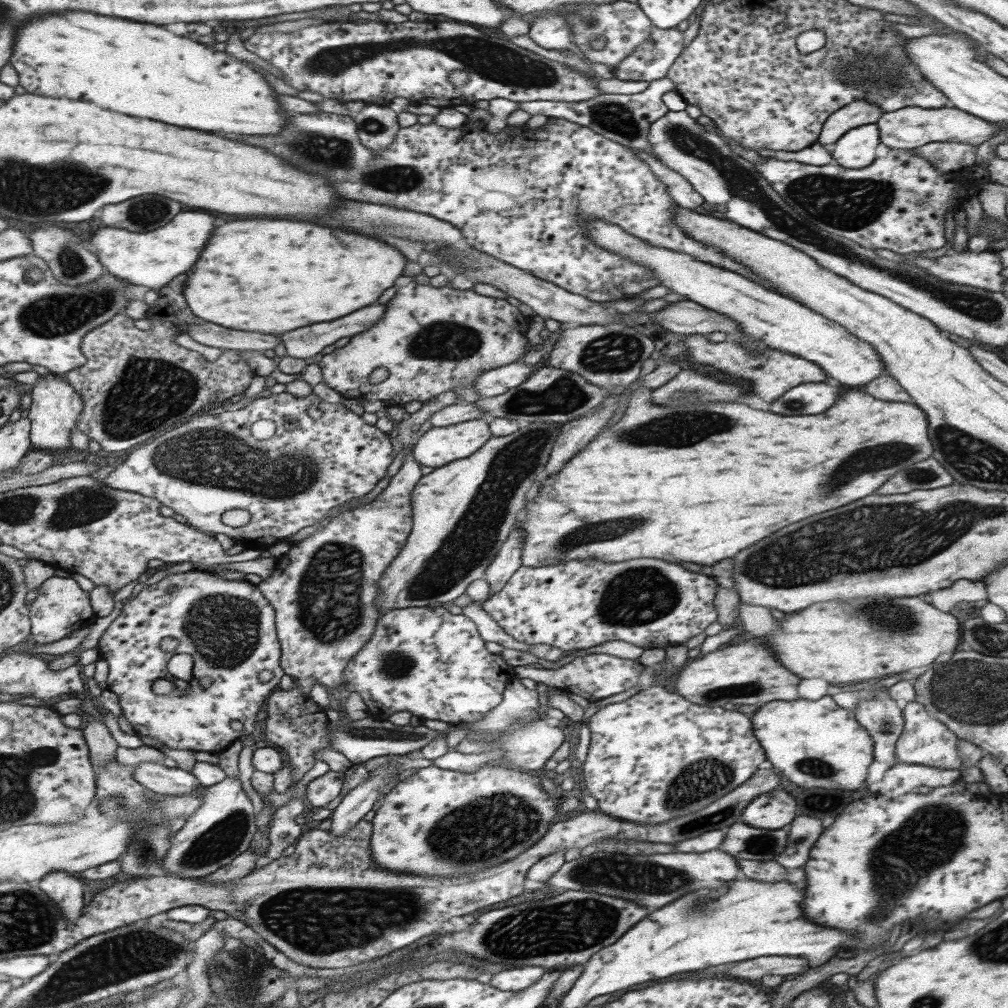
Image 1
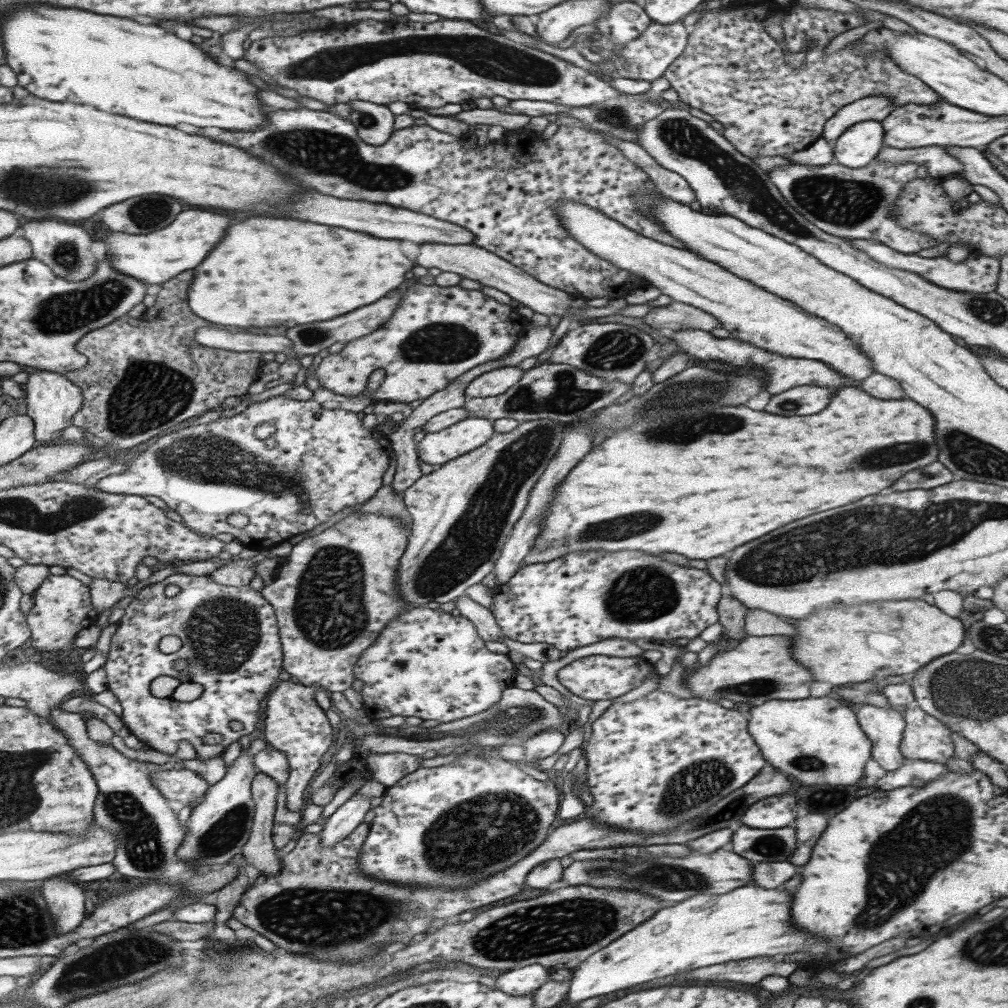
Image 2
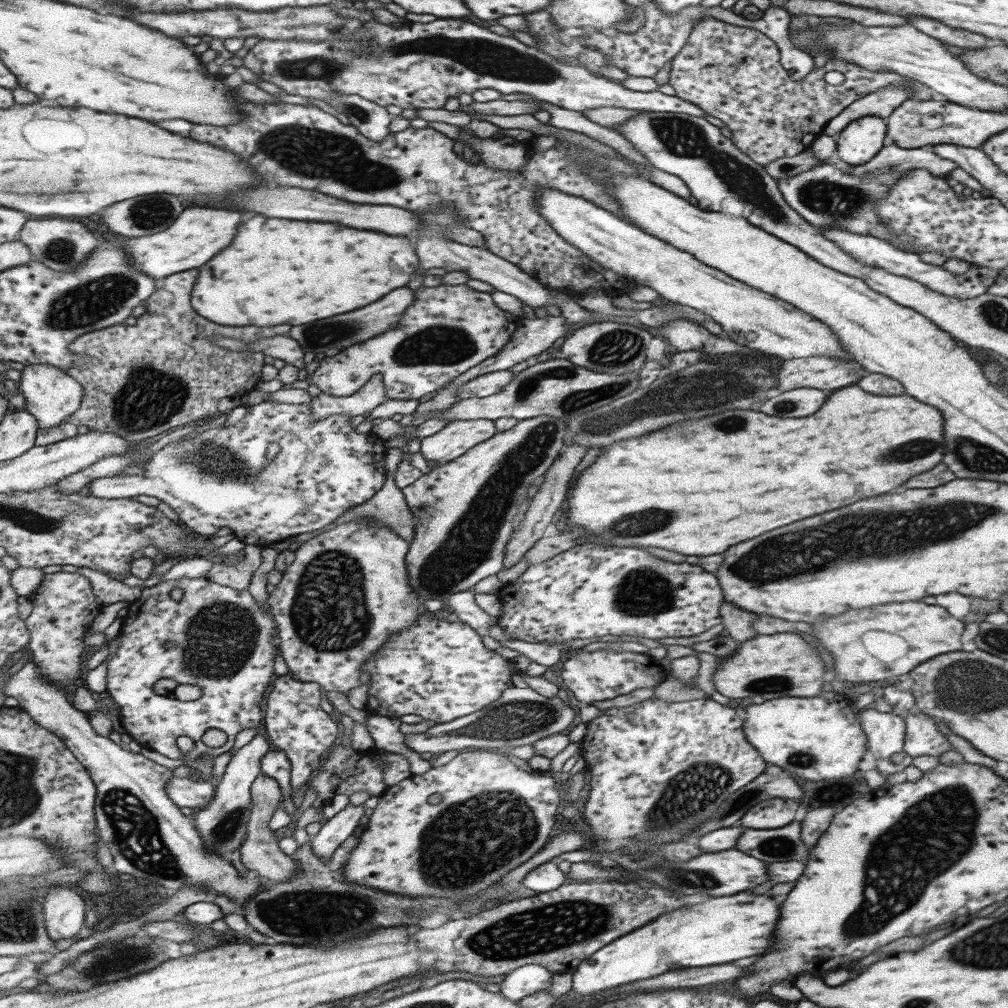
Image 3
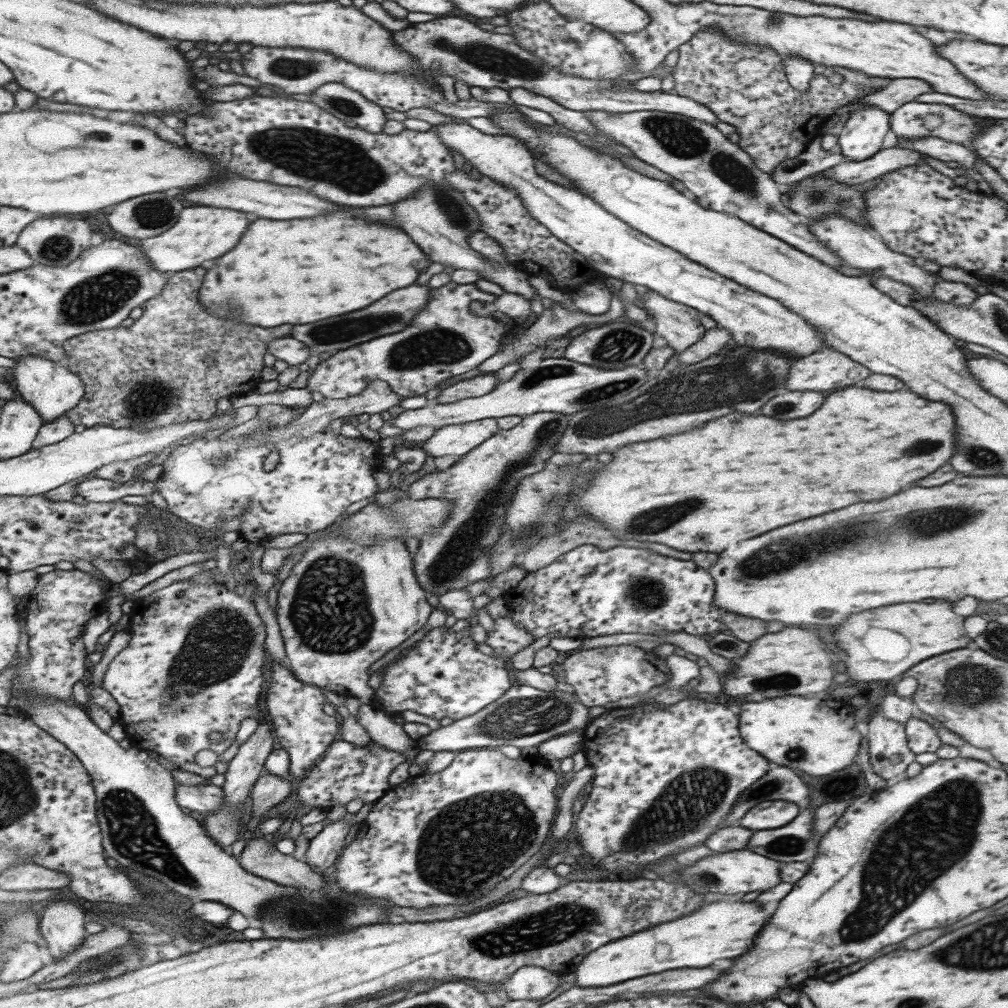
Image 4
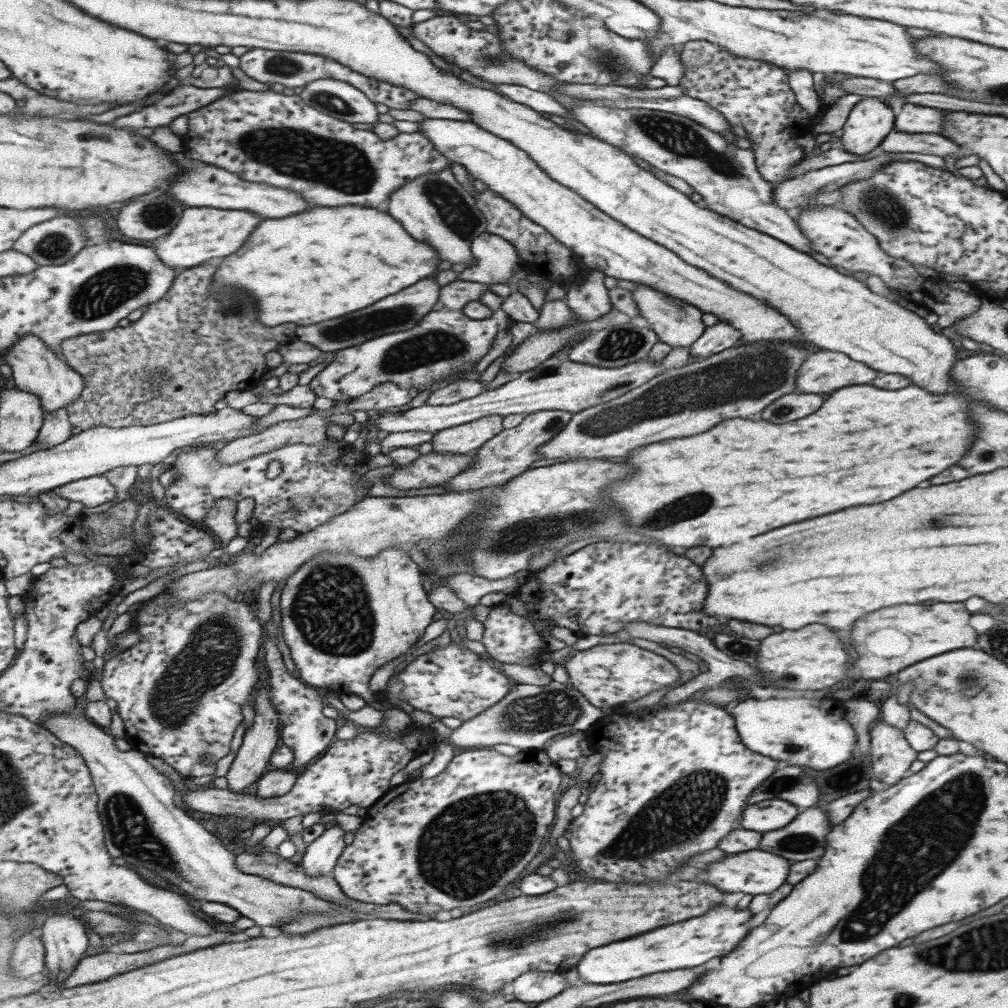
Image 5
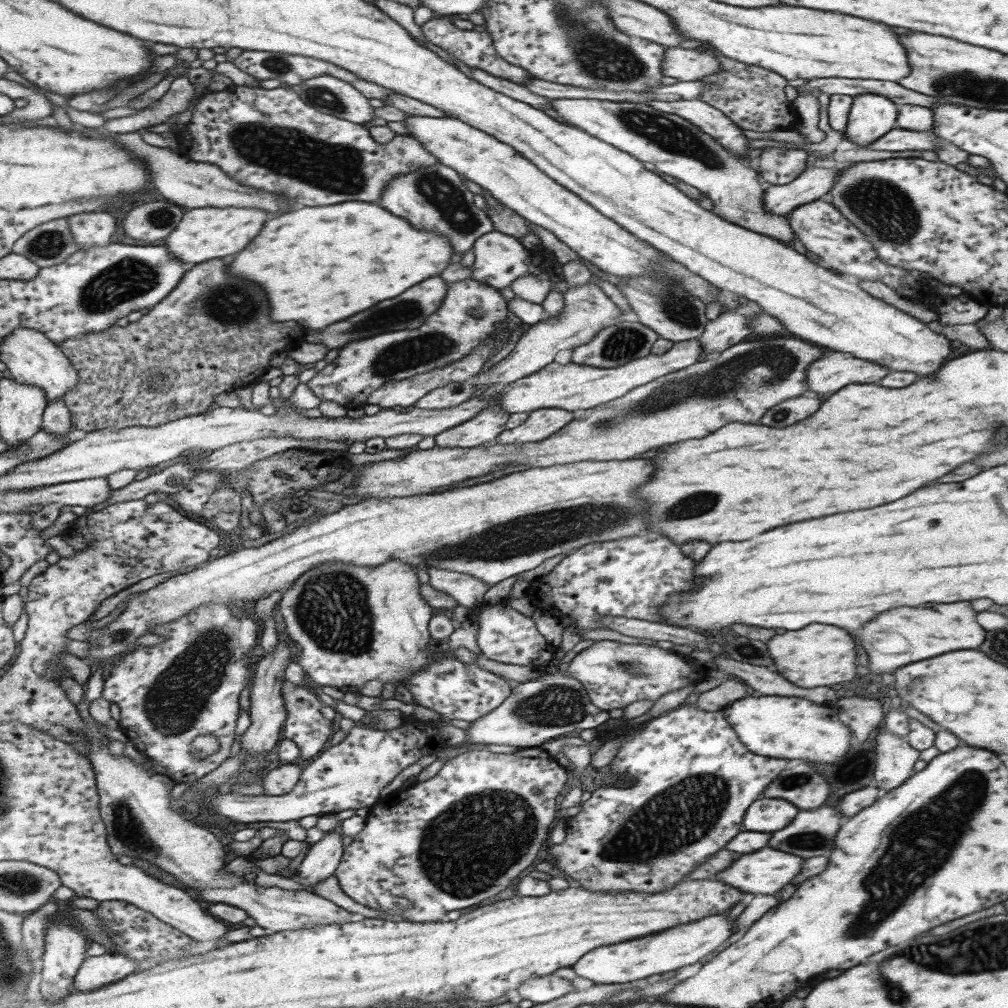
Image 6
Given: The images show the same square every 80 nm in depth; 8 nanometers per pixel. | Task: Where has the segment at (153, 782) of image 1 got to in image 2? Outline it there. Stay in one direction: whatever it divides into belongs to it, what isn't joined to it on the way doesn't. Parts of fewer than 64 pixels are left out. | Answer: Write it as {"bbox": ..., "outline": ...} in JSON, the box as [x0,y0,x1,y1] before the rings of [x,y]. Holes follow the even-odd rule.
{"bbox":[152,769,210,806],"outline":[[[189,769],[160,770],[159,772],[154,772],[152,775],[154,776],[154,785],[157,785],[159,790],[162,790],[163,794],[169,800],[178,800],[179,802],[183,802],[183,804],[189,806],[198,804],[210,789],[207,780],[203,780],[203,778],[197,773],[192,772]]]}

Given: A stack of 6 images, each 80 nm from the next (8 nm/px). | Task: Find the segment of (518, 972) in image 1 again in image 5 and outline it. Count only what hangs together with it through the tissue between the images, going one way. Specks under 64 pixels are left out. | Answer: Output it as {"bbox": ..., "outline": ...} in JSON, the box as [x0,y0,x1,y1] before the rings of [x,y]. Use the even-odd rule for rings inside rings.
{"bbox":[507,971,568,1003],"outline":[[[529,971],[520,974],[516,980],[513,980],[507,990],[513,994],[517,1001],[538,1003],[553,998],[567,986],[568,984],[559,972]]]}

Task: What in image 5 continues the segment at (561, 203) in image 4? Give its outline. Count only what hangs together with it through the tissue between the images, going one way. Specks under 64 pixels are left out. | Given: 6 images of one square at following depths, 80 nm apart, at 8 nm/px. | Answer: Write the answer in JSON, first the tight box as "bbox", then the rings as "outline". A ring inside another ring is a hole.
{"bbox":[418,118,807,344],"outline":[[[434,118],[421,120],[418,132],[428,138],[433,148],[449,162],[460,164],[471,179],[483,182],[487,186],[486,188],[508,200],[525,218],[542,226],[557,242],[577,255],[588,270],[602,272],[604,276],[611,276],[611,278],[644,284],[673,298],[691,303],[693,306],[699,307],[699,310],[702,310],[703,313],[714,314],[717,320],[733,325],[741,333],[741,338],[747,343],[755,342],[755,340],[777,340],[777,342],[807,344],[797,334],[797,330],[791,326],[791,322],[787,318],[783,318],[781,314],[777,314],[773,308],[769,308],[768,304],[765,304],[762,300],[757,300],[751,294],[739,292],[736,288],[731,288],[728,284],[709,276],[701,269],[683,262],[676,254],[673,254],[673,251],[643,238],[640,234],[626,228],[624,224],[613,220],[590,202],[583,200],[583,197],[551,180],[525,152],[507,142],[506,139],[478,128],[470,121],[461,122]]]}

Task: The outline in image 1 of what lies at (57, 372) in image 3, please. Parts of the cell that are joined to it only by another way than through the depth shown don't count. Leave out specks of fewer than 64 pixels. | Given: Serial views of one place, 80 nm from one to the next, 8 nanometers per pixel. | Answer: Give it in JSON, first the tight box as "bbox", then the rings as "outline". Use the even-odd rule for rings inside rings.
{"bbox":[28,373,84,453],"outline":[[[49,373],[40,376],[32,386],[28,417],[32,420],[32,444],[34,448],[63,453],[72,450],[72,430],[77,428],[77,421],[84,409],[83,398],[70,383],[59,378],[59,375]]]}

